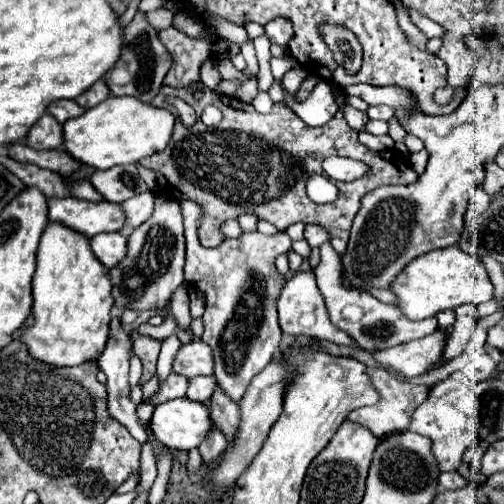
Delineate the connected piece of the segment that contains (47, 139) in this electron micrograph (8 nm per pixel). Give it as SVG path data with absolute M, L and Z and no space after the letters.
M46 113L40 117L40 121L36 121L36 125L32 125L26 143L32 149L60 149L64 145L62 125L50 113Z

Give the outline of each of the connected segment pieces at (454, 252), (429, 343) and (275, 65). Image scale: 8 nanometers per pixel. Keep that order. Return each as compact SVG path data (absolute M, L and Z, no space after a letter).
M456 245L446 249L436 249L416 257L392 285L392 291L398 297L398 307L408 319L426 319L434 317L438 311L456 309L464 303L480 305L494 297L494 285L488 279L488 273L478 257L460 251Z
M438 329L432 335L422 337L418 341L410 341L410 343L402 343L402 345L378 351L374 353L374 359L394 367L396 371L408 377L416 377L426 373L436 361L442 359L448 337L450 337L448 331Z
M272 57L272 59L270 59L270 65L272 65L272 75L274 75L274 79L280 81L282 75L284 75L294 63L296 63L294 59L276 59L276 57Z

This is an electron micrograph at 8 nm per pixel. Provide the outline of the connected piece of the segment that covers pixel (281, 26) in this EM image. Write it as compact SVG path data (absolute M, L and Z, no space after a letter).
M276 17L276 19L272 19L268 25L264 25L264 31L266 31L266 35L270 37L272 43L282 45L282 47L286 47L288 41L294 37L292 23L290 23L286 17Z

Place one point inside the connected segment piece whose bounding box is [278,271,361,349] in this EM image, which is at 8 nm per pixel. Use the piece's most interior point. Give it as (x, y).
(301, 309)

